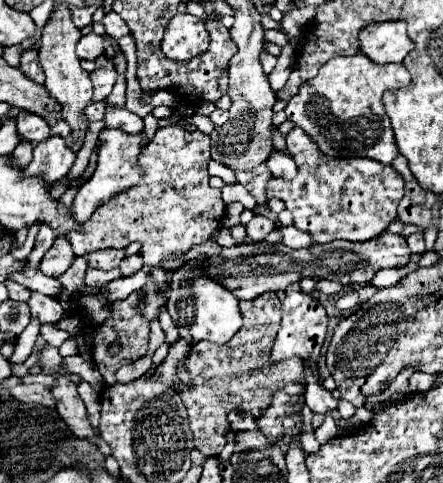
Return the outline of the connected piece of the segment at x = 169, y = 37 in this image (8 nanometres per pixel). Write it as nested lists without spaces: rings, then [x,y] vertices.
[[[175,14],[165,26],[161,50],[169,60],[189,60],[209,48],[205,20],[191,14]]]

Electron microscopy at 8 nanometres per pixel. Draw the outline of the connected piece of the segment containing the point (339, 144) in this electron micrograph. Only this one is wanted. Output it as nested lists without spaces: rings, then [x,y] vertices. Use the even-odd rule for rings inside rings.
[[[361,52],[353,56],[333,56],[319,68],[315,78],[299,86],[299,92],[287,102],[285,114],[331,158],[363,156],[391,164],[399,156],[399,148],[393,138],[391,120],[385,116],[383,94],[407,86],[409,80],[411,74],[403,64],[375,64]]]

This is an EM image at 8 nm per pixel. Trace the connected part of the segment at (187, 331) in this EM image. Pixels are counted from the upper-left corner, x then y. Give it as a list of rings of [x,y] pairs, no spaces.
[[[199,254],[193,260],[187,260],[183,266],[171,272],[171,282],[167,290],[167,308],[179,330],[179,336],[189,344],[199,340],[209,340],[215,344],[225,344],[241,328],[239,300],[217,280],[211,280],[207,274],[207,256]]]

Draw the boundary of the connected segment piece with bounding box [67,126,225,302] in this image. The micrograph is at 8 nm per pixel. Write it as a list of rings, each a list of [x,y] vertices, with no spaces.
[[[181,126],[159,128],[153,140],[143,146],[137,156],[135,168],[141,172],[141,182],[115,194],[99,206],[93,216],[83,222],[81,230],[67,232],[77,256],[93,250],[125,248],[131,242],[141,242],[141,256],[145,262],[143,268],[135,276],[107,282],[101,290],[109,302],[123,300],[131,292],[141,290],[149,280],[151,268],[159,266],[163,260],[175,260],[179,254],[187,254],[191,246],[207,242],[221,226],[225,204],[221,190],[209,186],[209,158],[209,136],[203,132],[187,132]]]

